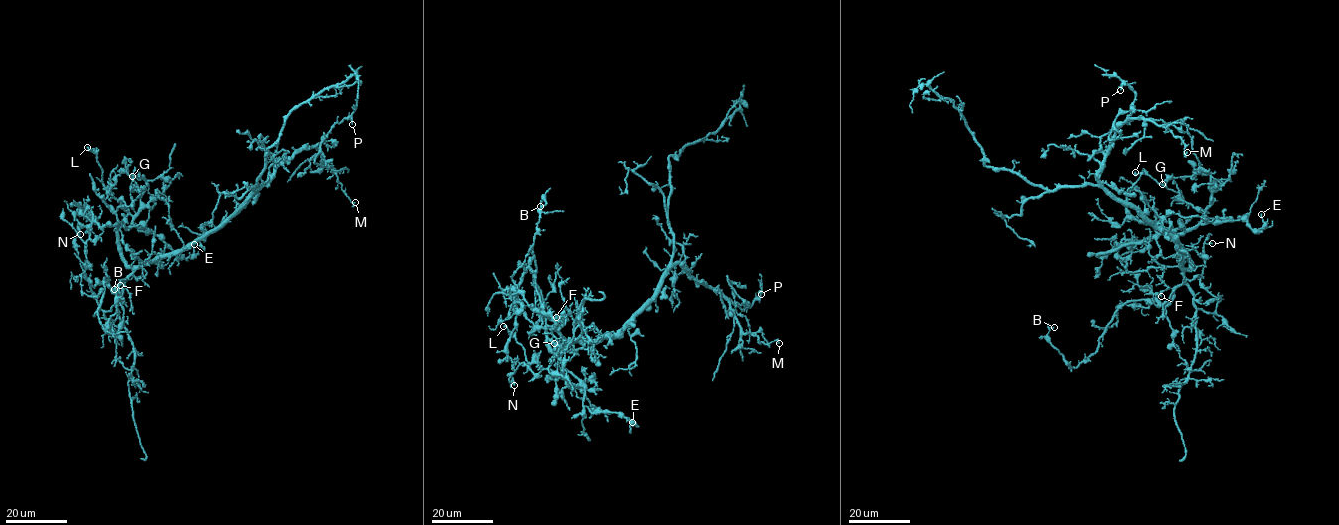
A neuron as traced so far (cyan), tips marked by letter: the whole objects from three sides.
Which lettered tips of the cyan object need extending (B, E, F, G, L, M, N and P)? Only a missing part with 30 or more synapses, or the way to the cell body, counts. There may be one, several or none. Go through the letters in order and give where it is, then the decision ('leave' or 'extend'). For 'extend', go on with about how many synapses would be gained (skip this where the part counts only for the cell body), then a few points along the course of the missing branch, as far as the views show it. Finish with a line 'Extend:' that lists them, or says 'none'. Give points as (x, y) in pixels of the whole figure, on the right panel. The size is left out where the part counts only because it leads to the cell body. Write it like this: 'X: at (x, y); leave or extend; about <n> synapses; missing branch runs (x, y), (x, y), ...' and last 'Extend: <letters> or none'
B: at (1054, 327); leave
E: at (1261, 214); leave
F: at (1161, 296); leave
G: at (1162, 184); leave
L: at (1135, 172); leave
M: at (1187, 152); leave
N: at (1212, 243); leave
P: at (1120, 90); leave
Extend: none

